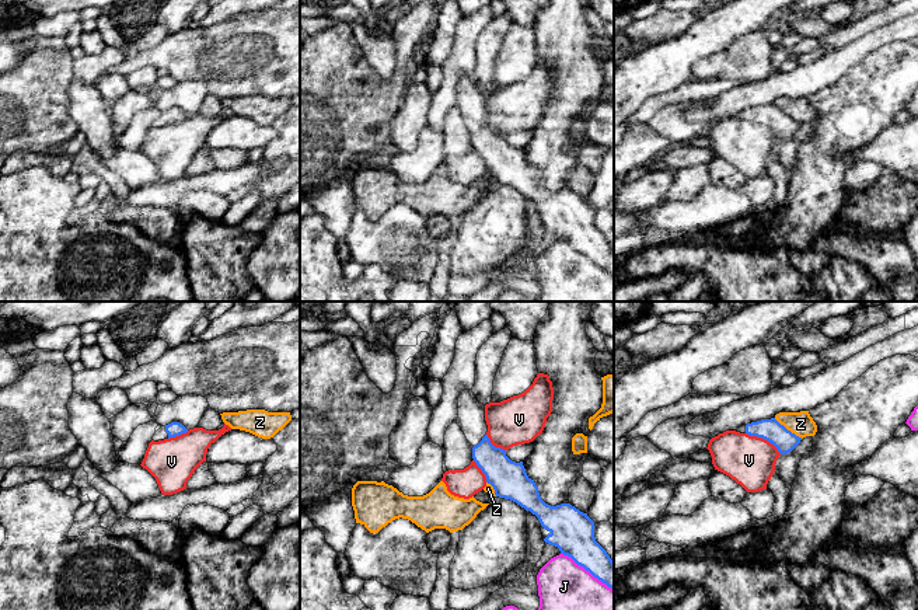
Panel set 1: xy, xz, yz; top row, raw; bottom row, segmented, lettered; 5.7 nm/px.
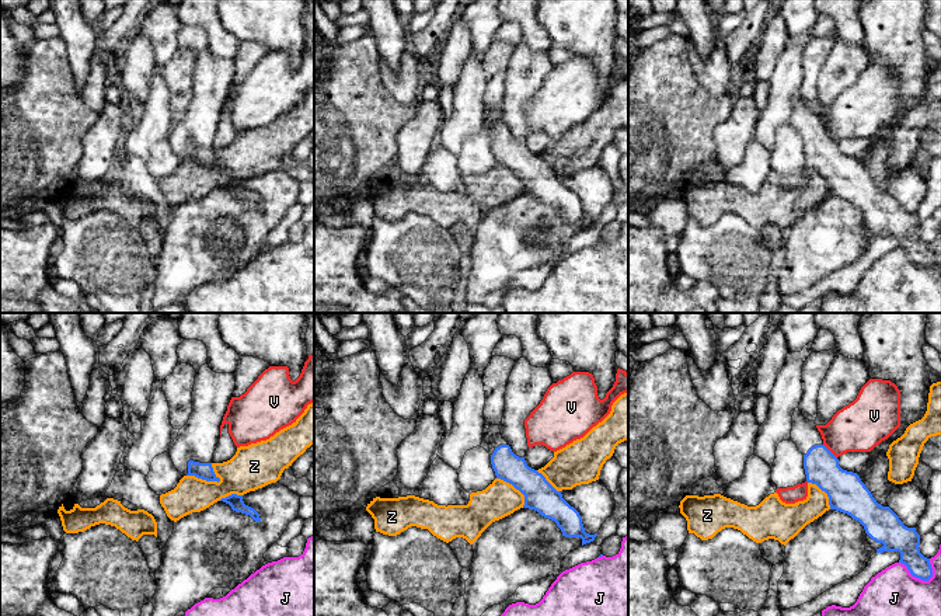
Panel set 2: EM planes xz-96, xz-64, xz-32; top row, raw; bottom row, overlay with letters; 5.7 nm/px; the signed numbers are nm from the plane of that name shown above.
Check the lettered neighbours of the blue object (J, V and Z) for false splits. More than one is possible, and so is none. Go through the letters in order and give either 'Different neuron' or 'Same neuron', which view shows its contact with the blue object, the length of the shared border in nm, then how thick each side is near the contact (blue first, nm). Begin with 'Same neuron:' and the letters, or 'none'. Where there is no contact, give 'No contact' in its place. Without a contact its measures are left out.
Same neuron: none
J: Different neuron. Touches blue in xz. Shared border 380 nm. Thickness 240 nm (blue) against 440 nm
V: Different neuron. Touches blue in yz. Shared border 240 nm. Thickness 130 nm (blue) against 280 nm
Z: Different neuron. Touches blue in yz. Shared border 200 nm. Thickness 130 nm (blue) against 140 nm

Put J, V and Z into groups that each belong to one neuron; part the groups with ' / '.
J / V / Z

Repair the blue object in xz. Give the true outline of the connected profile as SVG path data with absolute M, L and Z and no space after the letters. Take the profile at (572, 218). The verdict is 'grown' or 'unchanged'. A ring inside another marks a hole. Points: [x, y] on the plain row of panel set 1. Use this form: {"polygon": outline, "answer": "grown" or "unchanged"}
{"polygon": "M464 76L458 83L457 109L474 132L472 144L485 160L486 168L493 172L495 181L535 201L549 217L545 229L558 233L561 240L570 243L614 276L614 247L596 227L594 208L570 189L551 192L541 185L538 172L527 161L523 147L512 147L506 136L491 129L485 91L477 86L472 76Z", "answer": "grown"}

